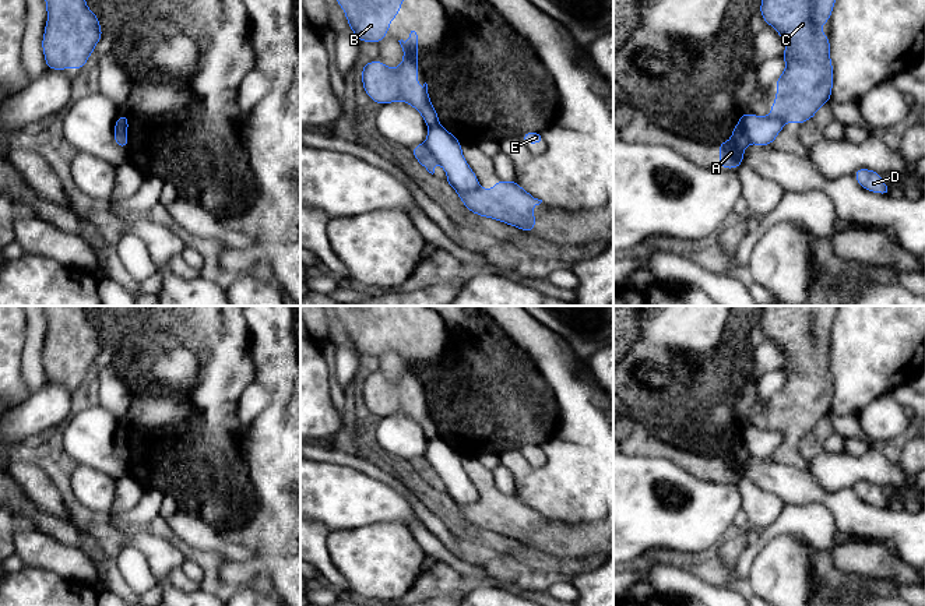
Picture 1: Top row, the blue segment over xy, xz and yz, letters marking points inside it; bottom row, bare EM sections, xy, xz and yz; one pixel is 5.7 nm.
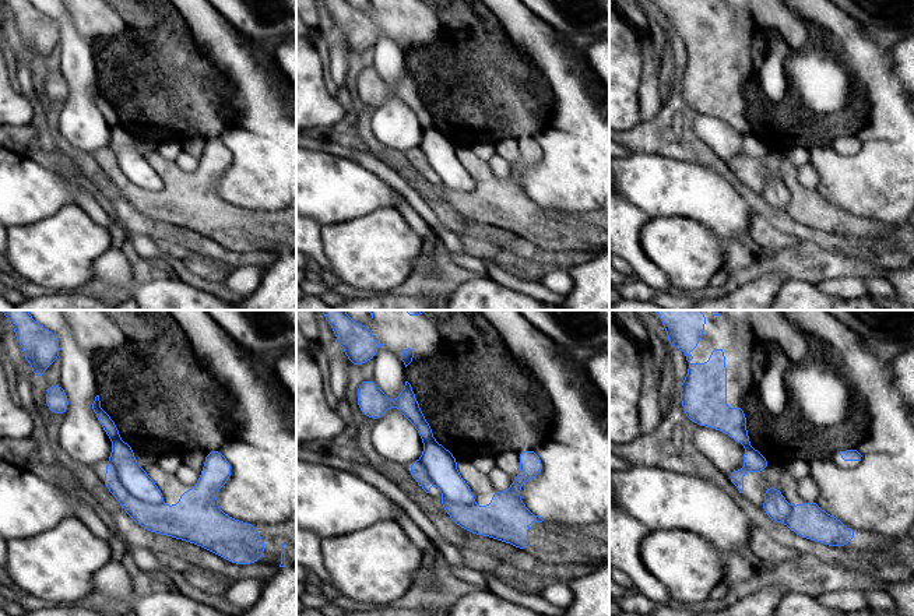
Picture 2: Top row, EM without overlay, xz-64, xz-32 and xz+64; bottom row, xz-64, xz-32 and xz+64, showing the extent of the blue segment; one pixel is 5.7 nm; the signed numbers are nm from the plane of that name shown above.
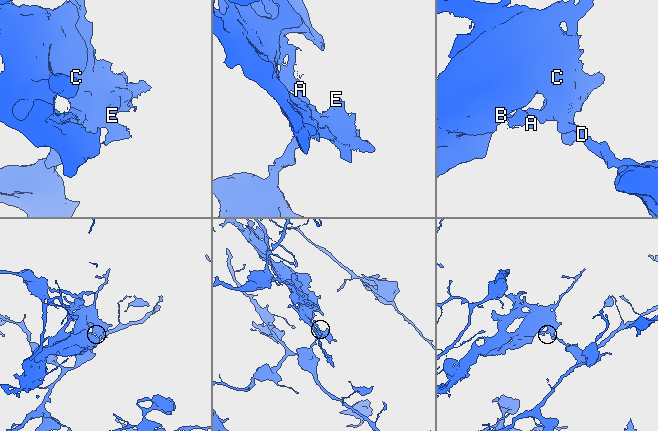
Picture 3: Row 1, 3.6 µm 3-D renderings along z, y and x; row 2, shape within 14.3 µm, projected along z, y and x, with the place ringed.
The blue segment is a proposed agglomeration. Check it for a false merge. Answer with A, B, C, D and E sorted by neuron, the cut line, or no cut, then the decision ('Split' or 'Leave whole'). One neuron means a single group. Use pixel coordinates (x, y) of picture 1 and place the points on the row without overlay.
Groups: A B C E / D. Split along yz (741, 427), (741, 436), (749, 454). Split

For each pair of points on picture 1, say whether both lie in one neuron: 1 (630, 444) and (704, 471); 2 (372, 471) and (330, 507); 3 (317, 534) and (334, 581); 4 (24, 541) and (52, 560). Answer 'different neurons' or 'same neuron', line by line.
1: same neuron
2: different neurons
3: same neuron
4: same neuron

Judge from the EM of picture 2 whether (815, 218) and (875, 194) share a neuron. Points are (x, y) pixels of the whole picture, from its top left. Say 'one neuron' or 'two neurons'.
two neurons

